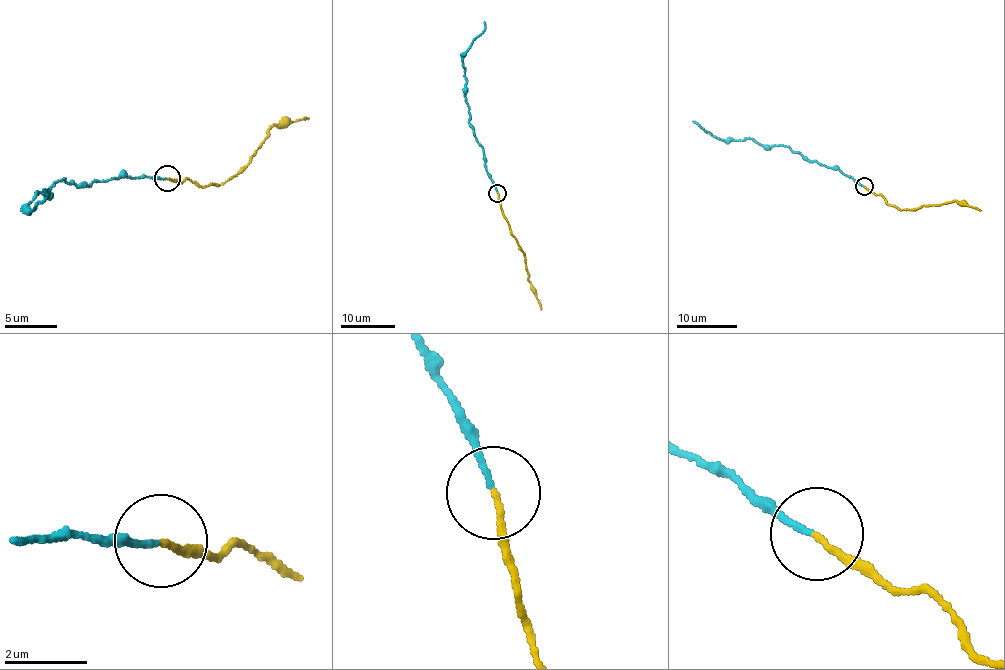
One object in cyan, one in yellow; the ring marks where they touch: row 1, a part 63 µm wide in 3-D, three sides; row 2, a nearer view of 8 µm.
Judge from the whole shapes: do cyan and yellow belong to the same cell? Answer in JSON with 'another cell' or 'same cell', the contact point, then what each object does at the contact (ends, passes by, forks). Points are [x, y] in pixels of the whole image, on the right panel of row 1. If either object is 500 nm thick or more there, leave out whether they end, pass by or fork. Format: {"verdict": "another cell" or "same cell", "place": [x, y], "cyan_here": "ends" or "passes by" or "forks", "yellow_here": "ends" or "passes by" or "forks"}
{"verdict": "another cell", "place": [864, 186], "cyan_here": "ends", "yellow_here": "ends"}

